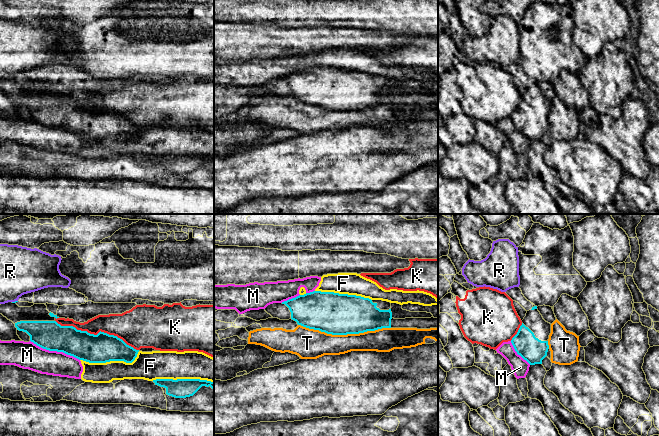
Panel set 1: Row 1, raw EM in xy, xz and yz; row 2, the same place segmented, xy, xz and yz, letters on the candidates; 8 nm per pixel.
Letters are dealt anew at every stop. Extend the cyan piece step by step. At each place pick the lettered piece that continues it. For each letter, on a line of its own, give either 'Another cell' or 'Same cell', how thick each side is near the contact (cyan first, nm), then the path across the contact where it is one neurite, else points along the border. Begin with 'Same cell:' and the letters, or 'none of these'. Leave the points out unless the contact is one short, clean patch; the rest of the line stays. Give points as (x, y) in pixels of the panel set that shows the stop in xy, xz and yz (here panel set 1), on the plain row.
Same cell: none of these
F: Another cell. Thickness 240 nm (cyan) against 180 nm
K: Another cell. Thickness 240 nm (cyan) against 200 nm
M: Another cell. Thickness 240 nm (cyan) against 220 nm
R: Another cell. Thickness 20 nm (cyan) against 360 nm. Boundary: xy (17, 76), (12, 78)
T: Another cell. Thickness 340 nm (cyan) against 220 nm

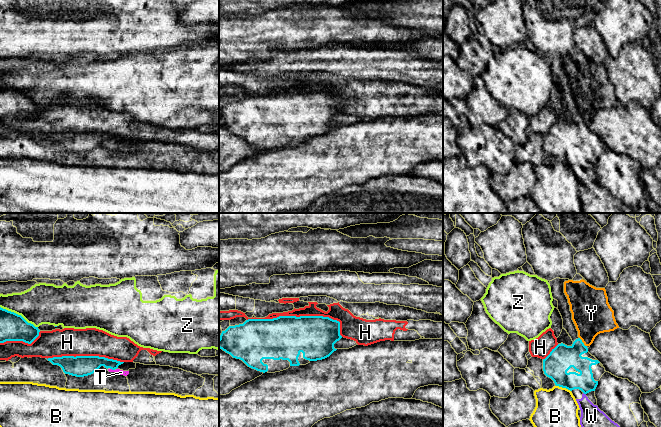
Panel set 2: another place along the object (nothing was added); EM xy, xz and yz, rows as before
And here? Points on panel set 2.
Same cell: T
B: Another cell. Thickness 200 nm (cyan) against 360 nm
H: Another cell. Thickness 340 nm (cyan) against 90 nm
T: Same cell. Thickness 170 nm (cyan) against 50 nm
W: Another cell. Thickness 150 nm (cyan) against 220 nm. Boundary: yz (583, 168), (585, 170)
Y: Another cell. Thickness 200 nm (cyan) against 320 nm
Z: Another cell. Thickness 220 nm (cyan) against 320 nm

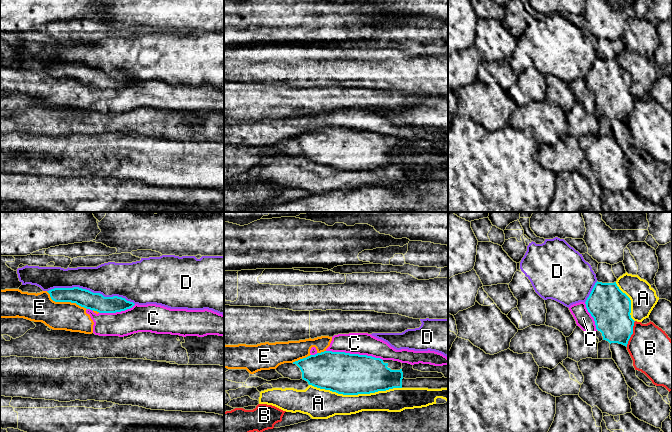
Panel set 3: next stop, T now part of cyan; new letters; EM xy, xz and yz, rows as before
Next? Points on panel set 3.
Same cell: none of these
A: Another cell. Thickness 340 nm (cyan) against 220 nm
B: Another cell. Thickness 300 nm (cyan) against 360 nm
C: Another cell. Thickness 340 nm (cyan) against 180 nm
D: Another cell. Thickness 140 nm (cyan) against 280 nm
E: Another cell. Thickness 140 nm (cyan) against 220 nm

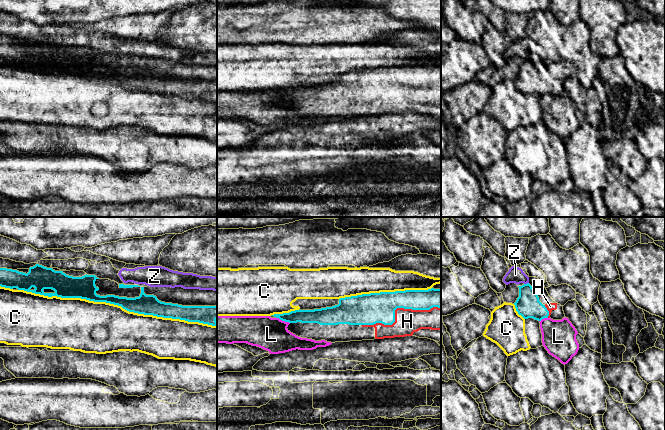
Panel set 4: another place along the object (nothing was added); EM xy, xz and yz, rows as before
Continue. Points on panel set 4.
Same cell: H
C: Another cell. Thickness 160 nm (cyan) against 420 nm
H: Same cell. Thickness 260 nm (cyan) against 200 nm
L: Another cell. Thickness 110 nm (cyan) against 260 nm
Z: Another cell. Thickness 200 nm (cyan) against 130 nm. Boundary: yz (528, 58), (524, 60)

